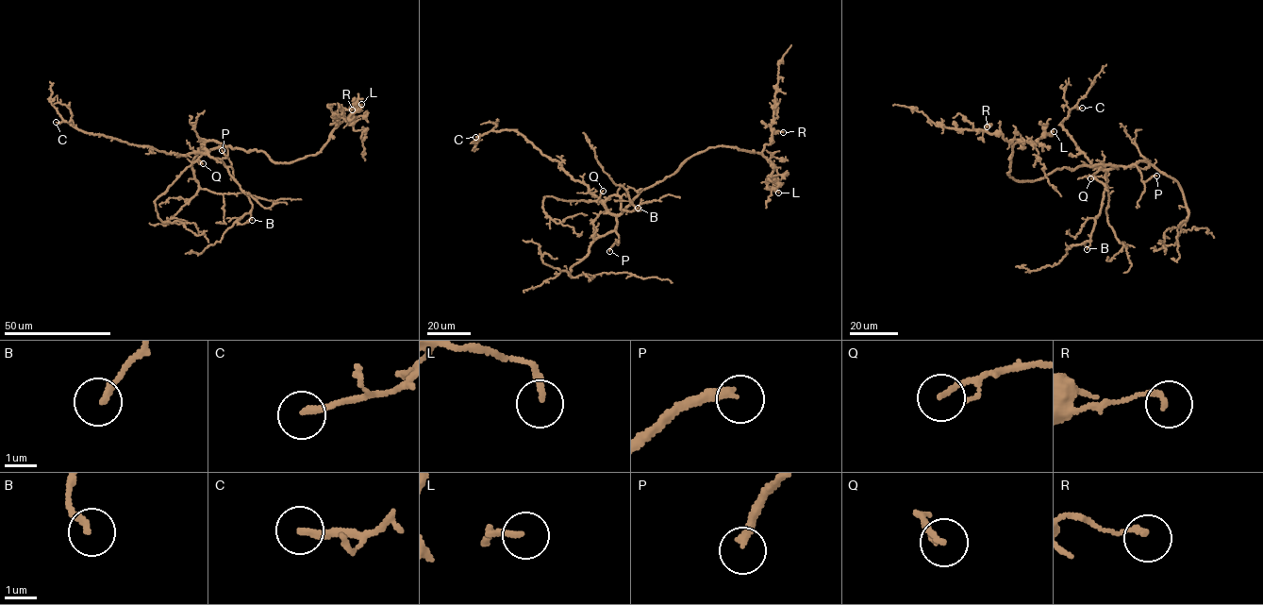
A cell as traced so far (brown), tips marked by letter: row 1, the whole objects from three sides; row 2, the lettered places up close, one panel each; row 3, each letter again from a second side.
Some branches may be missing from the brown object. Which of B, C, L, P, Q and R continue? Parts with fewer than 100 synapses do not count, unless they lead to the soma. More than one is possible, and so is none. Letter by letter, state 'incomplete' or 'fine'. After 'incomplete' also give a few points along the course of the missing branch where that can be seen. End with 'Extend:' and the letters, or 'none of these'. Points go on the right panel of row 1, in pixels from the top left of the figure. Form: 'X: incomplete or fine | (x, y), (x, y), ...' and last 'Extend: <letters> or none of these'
B: fine
C: fine
L: fine
P: incomplete
Q: fine
R: fine
Extend: P

